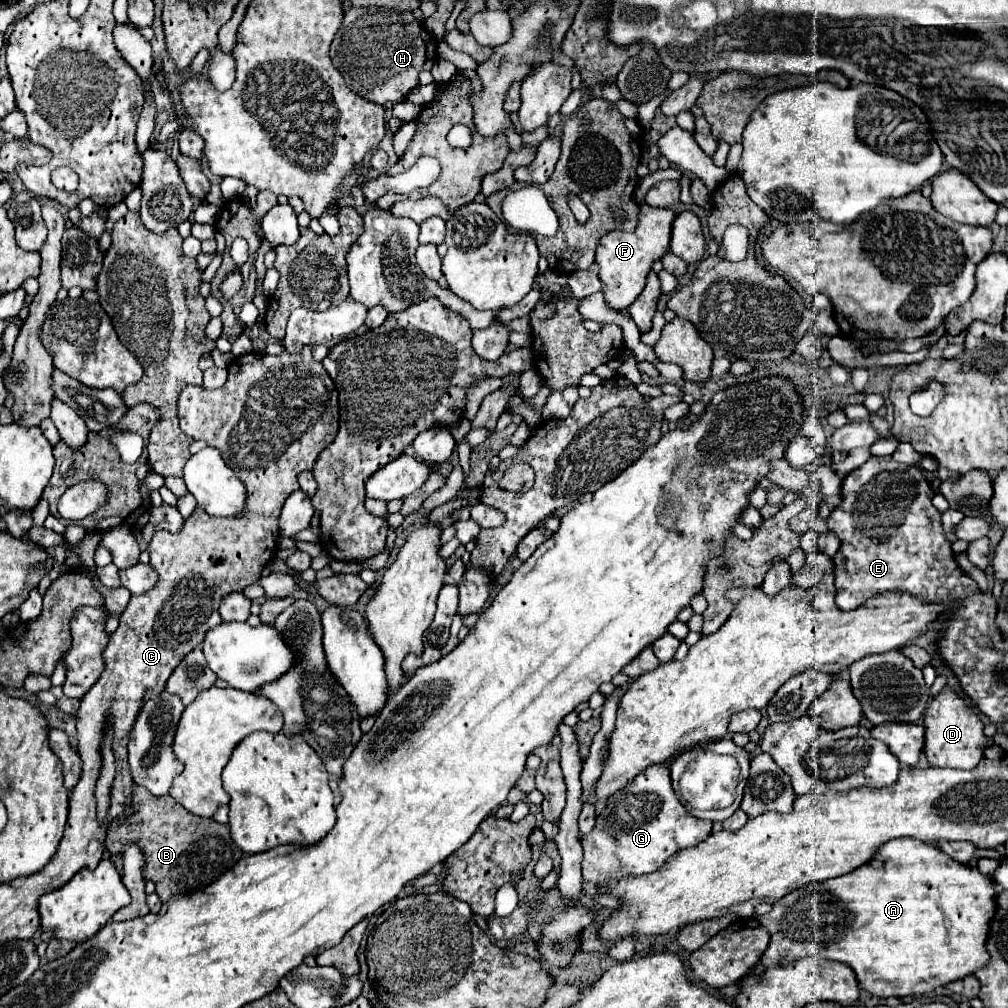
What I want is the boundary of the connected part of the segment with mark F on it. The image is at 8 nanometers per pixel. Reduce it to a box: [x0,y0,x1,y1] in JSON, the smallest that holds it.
[595,205,677,311]

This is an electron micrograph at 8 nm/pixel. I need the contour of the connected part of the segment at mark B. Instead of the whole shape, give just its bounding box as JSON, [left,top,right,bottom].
[105,785,243,903]

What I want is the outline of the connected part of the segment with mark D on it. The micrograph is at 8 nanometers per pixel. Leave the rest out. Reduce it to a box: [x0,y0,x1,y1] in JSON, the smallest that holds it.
[925,687,987,771]

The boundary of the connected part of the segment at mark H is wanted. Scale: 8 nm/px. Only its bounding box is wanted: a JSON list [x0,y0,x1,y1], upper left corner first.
[329,7,437,105]

